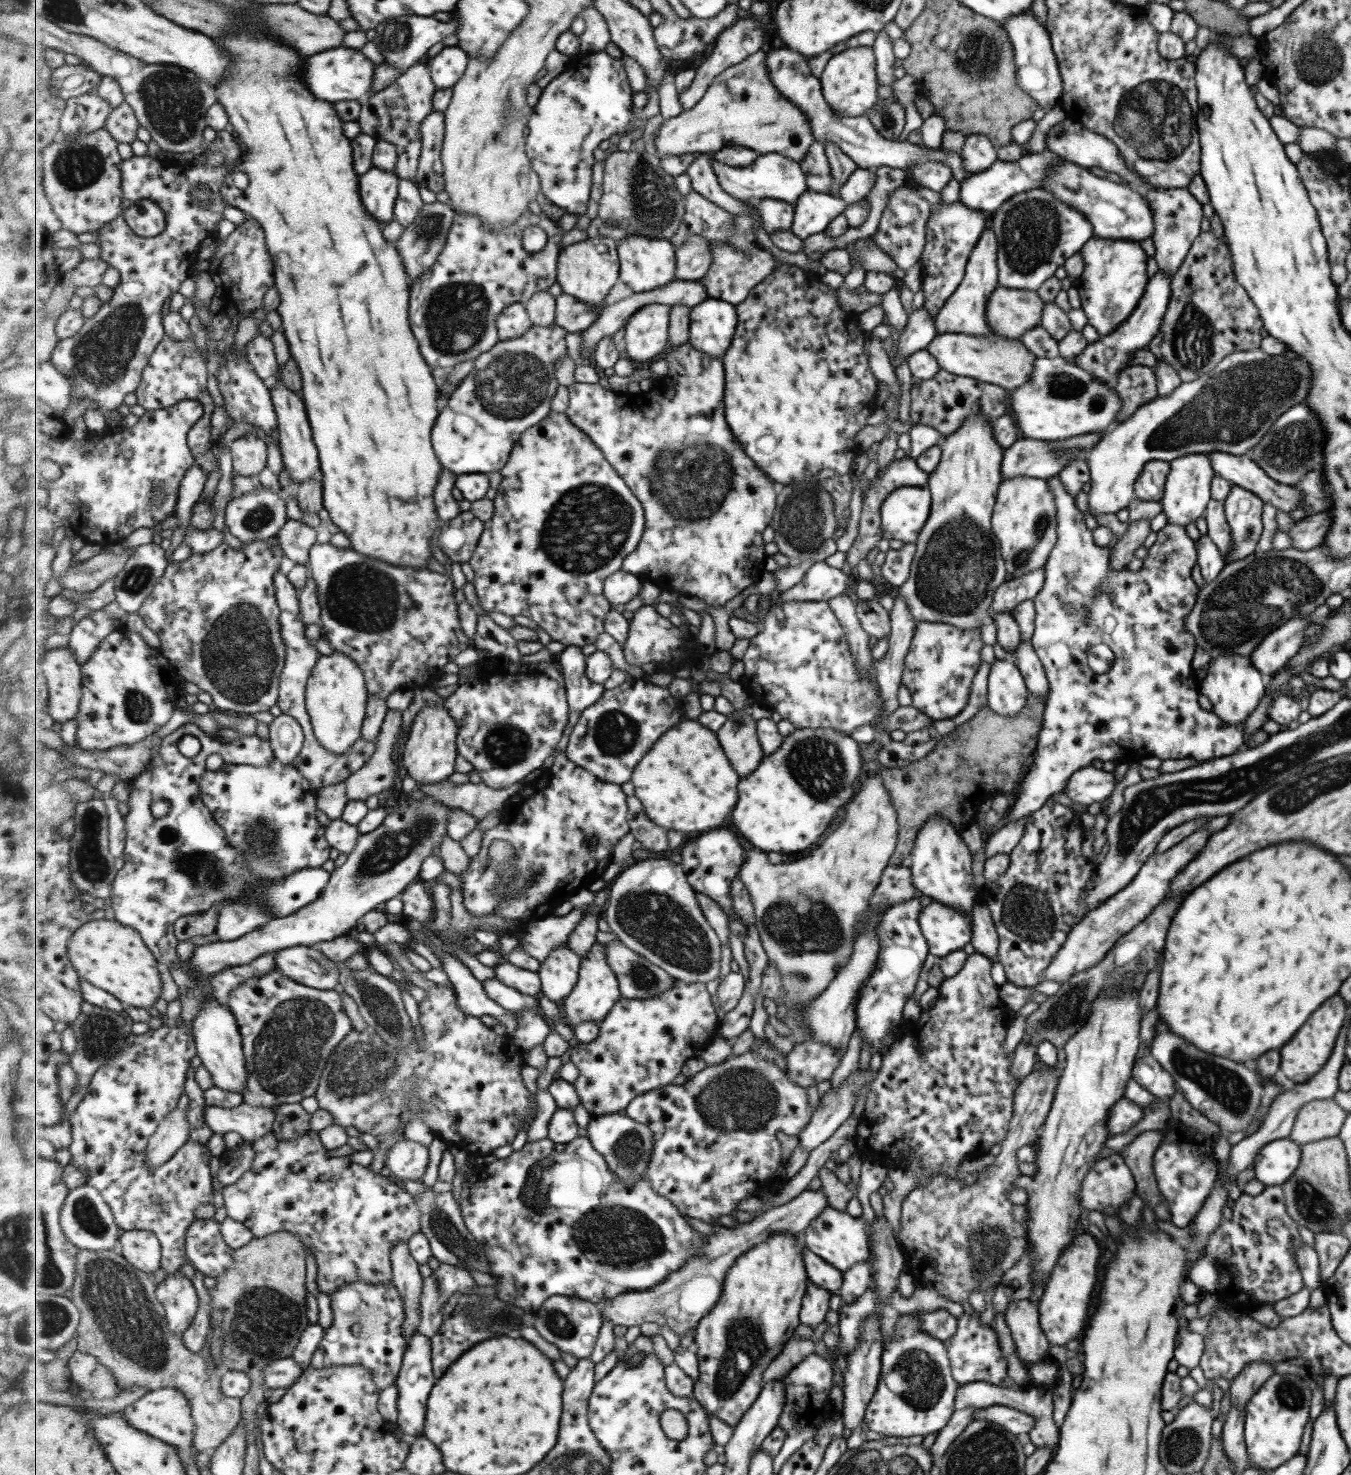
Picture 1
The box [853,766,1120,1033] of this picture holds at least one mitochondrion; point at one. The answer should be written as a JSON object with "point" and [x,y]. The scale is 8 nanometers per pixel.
{"point":[1030,915]}

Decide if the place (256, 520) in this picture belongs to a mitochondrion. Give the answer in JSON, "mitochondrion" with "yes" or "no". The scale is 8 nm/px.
{"mitochondrion":"yes"}

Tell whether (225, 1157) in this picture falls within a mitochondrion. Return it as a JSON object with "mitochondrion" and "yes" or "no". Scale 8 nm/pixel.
{"mitochondrion":"no"}

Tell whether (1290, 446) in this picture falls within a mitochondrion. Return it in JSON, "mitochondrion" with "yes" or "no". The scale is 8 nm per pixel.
{"mitochondrion":"yes"}

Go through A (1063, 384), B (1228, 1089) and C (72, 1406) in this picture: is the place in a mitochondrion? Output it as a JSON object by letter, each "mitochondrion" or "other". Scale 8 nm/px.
{"A":"mitochondrion","B":"mitochondrion","C":"other"}

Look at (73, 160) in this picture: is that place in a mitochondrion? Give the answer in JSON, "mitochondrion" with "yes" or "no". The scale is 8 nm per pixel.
{"mitochondrion":"yes"}

